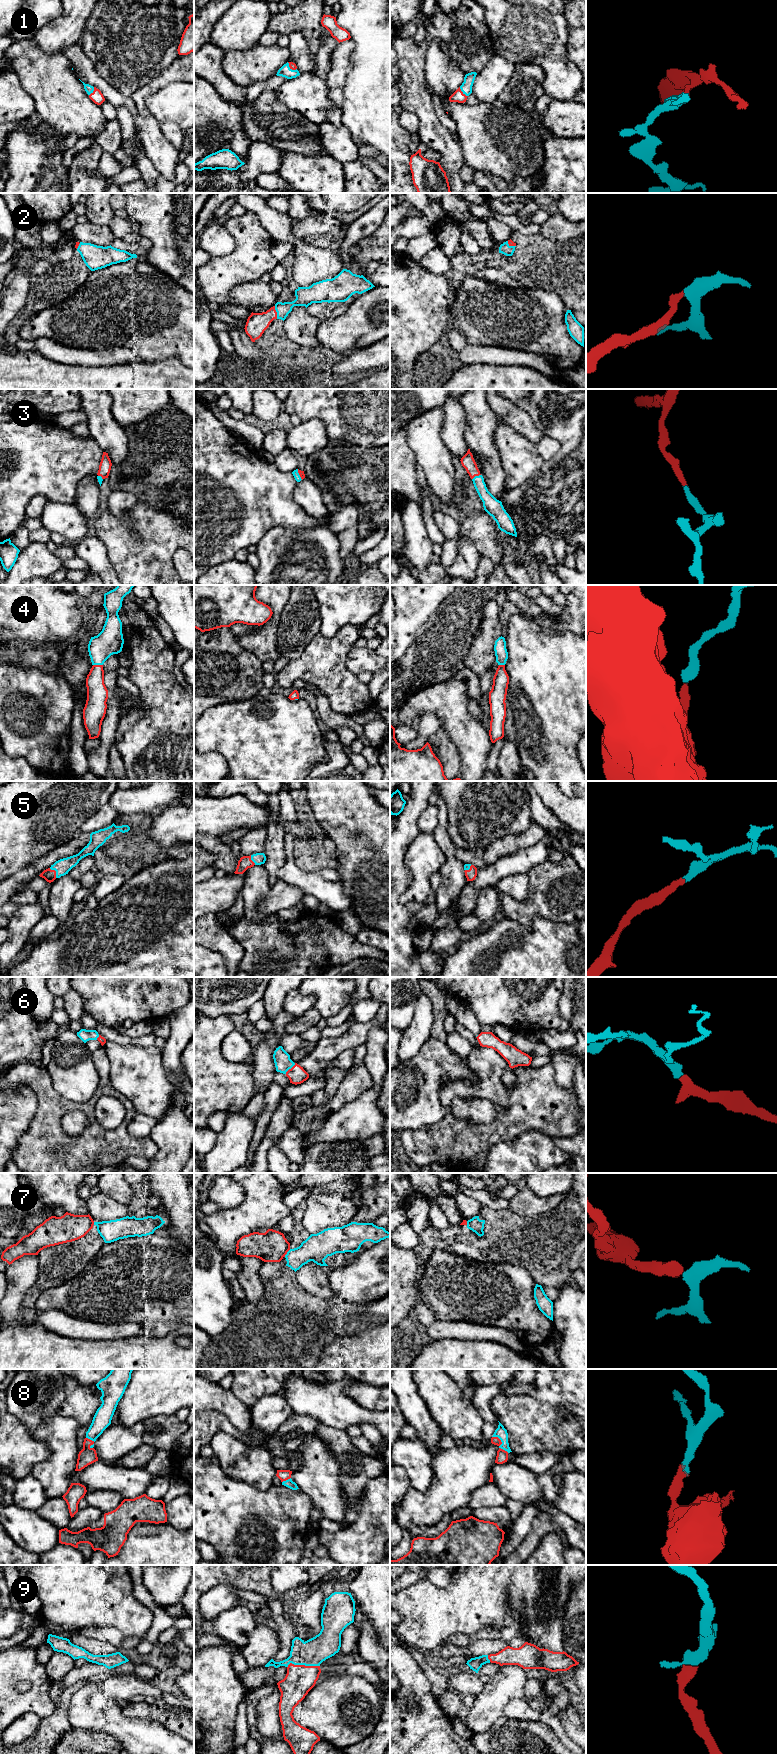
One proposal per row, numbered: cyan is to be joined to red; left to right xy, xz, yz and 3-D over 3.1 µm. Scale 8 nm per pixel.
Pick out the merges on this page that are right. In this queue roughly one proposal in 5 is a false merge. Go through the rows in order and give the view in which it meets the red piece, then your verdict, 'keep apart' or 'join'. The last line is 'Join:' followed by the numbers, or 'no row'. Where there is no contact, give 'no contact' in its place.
1: contact in yz; join
2: contact in xz; join
3: contact in yz; join
4: contact in xy; join
5: contact in xy; join
6: contact in xz; join
7: contact in xz; keep apart
8: contact in yz; join
9: contact in xz; join
Join: 1, 2, 3, 4, 5, 6, 8, 9

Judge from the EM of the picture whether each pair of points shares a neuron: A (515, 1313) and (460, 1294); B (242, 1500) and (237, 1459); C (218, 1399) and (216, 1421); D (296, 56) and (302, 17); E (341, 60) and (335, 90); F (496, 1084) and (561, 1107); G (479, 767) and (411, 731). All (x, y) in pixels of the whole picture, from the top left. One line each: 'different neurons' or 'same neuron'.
A: same neuron
B: different neurons
C: different neurons
D: different neurons
E: same neuron
F: same neuron
G: different neurons

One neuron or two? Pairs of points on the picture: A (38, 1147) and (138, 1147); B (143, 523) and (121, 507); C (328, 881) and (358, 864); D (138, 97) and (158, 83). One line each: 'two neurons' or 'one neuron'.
A: one neuron
B: two neurons
C: two neurons
D: one neuron

